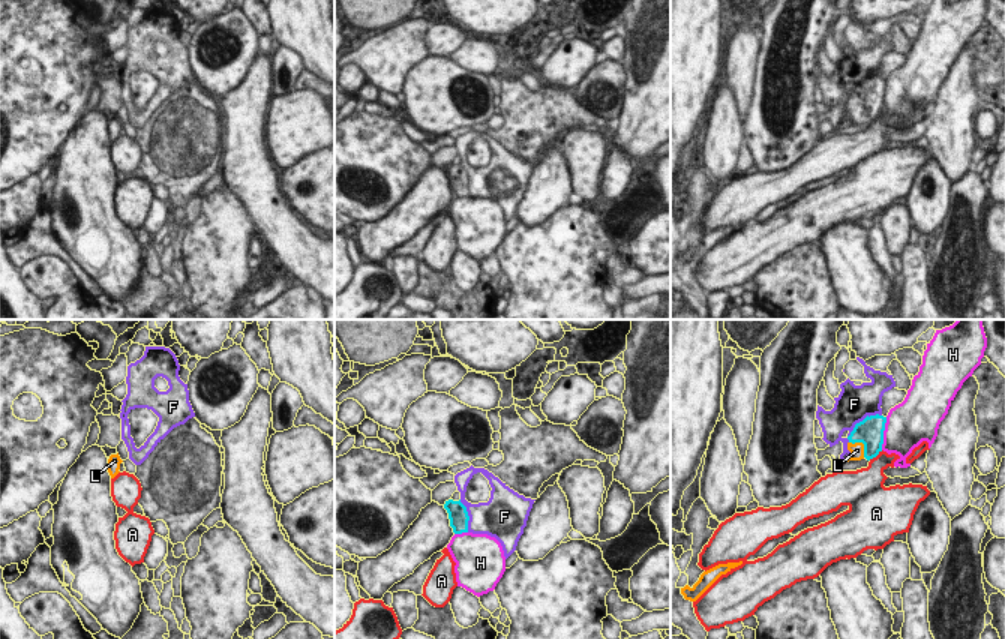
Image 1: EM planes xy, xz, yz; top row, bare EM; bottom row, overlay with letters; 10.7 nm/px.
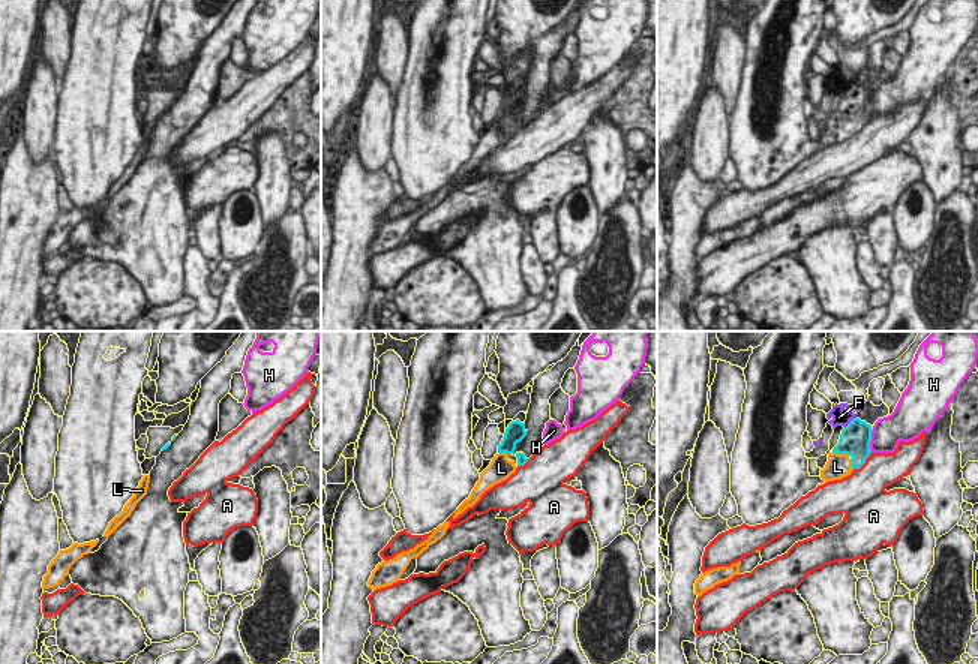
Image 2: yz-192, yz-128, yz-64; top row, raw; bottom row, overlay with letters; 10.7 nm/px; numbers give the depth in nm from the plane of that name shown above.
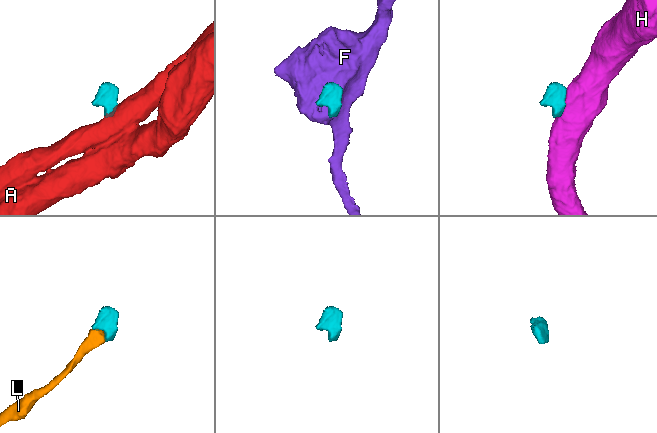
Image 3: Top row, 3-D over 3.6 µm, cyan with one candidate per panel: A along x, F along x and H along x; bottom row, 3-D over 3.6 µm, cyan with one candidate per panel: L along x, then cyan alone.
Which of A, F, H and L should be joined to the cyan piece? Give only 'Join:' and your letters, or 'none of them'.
Join: L

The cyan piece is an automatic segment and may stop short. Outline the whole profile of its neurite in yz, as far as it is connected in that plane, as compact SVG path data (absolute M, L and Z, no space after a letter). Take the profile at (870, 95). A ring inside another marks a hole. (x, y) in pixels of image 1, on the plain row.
M867 80L848 100L849 124L873 123L882 116L886 81Z

